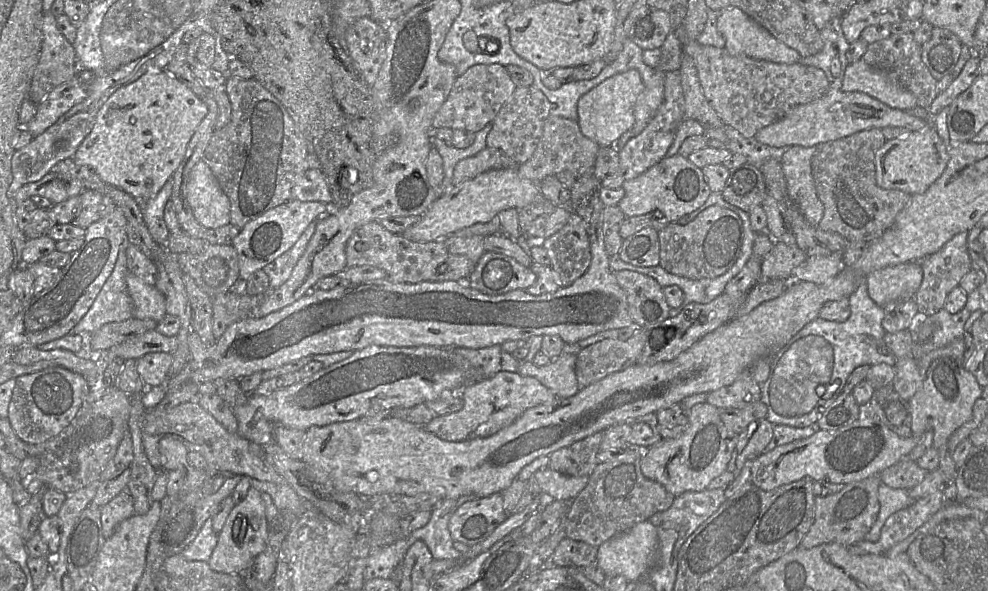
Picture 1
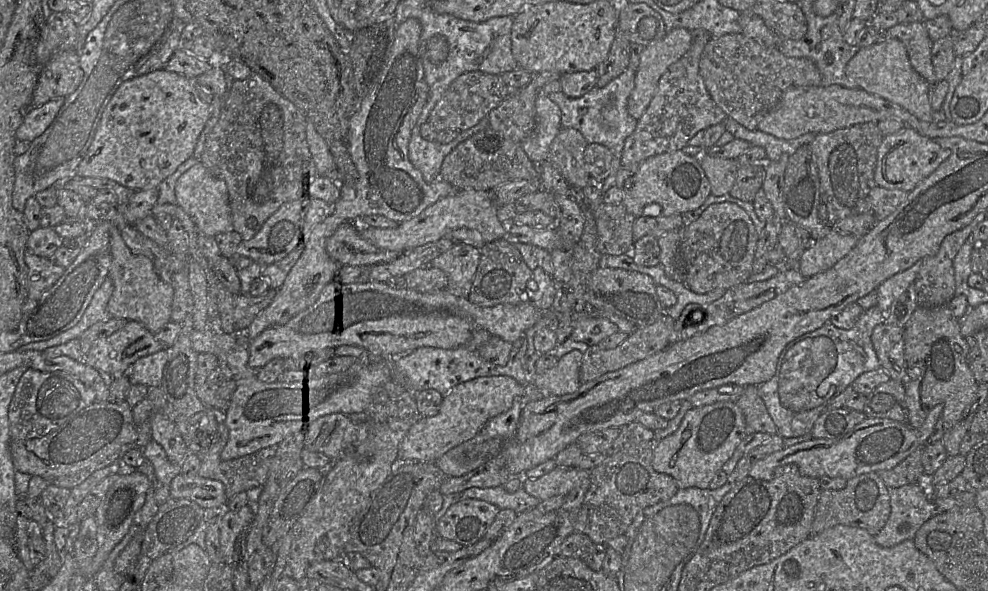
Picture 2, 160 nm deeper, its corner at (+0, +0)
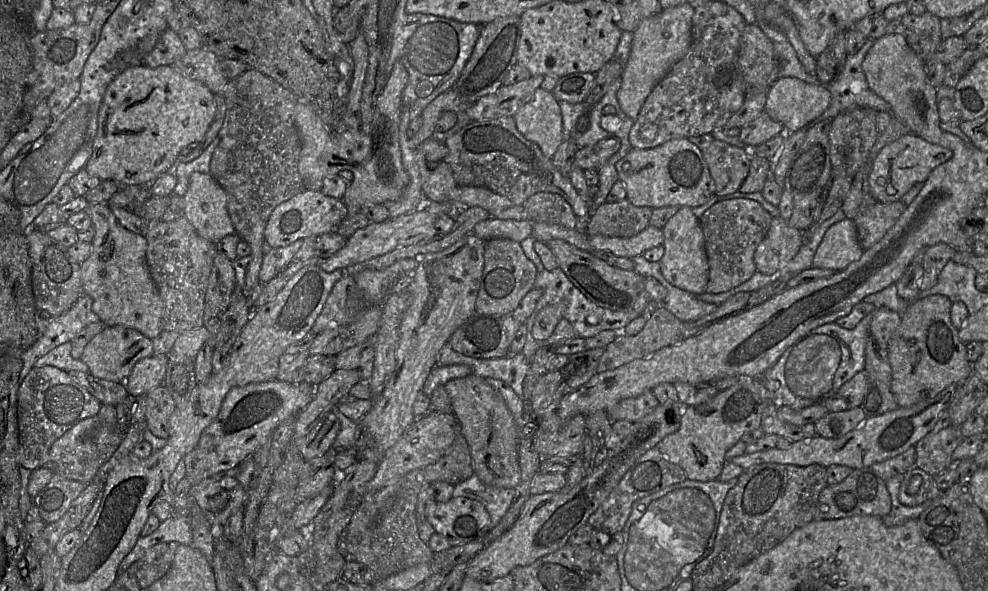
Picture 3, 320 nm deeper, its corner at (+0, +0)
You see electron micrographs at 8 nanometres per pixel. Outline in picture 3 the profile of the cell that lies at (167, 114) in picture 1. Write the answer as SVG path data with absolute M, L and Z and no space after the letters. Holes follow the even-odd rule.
M144 63L127 67L122 73L116 76L108 85L104 98L102 100L99 113L96 135L92 145L92 153L85 164L84 169L90 176L97 177L100 180L112 180L123 185L149 184L153 182L162 173L167 172L177 161L181 151L193 142L203 140L216 113L214 93L210 91L203 83L197 80L189 79L172 65L161 65L150 68Z

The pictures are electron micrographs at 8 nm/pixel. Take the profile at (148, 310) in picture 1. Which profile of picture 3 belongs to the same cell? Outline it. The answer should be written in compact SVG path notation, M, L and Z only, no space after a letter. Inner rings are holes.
M88 203L85 211L91 217L95 234L91 242L91 254L80 264L83 293L92 298L92 310L106 326L130 327L152 340L163 330L163 300L148 269L146 238L121 226L106 203Z

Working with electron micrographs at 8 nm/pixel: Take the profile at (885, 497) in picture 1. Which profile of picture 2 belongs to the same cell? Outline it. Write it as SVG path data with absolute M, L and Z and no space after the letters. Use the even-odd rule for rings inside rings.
M914 483L898 488L888 487L890 515L884 527L874 536L877 545L893 547L913 540L917 530L930 518L943 512L929 497L927 483Z

